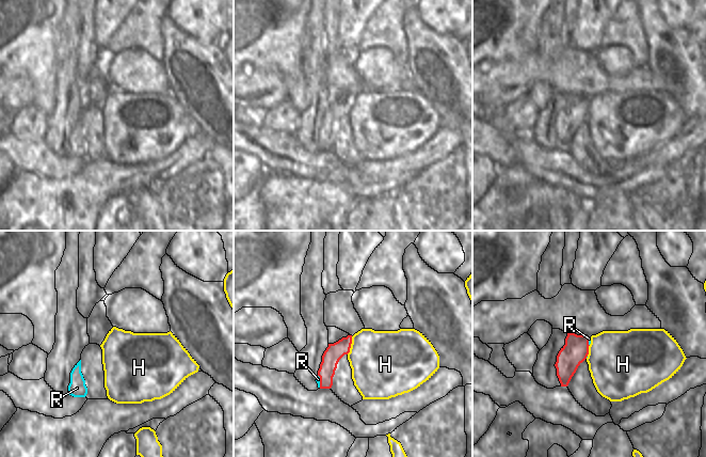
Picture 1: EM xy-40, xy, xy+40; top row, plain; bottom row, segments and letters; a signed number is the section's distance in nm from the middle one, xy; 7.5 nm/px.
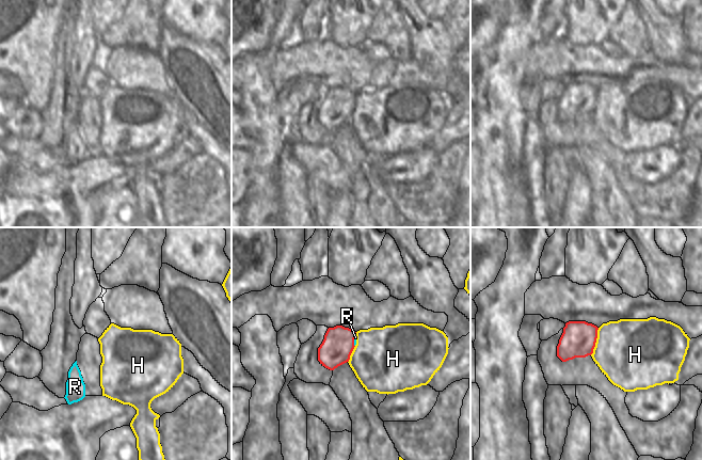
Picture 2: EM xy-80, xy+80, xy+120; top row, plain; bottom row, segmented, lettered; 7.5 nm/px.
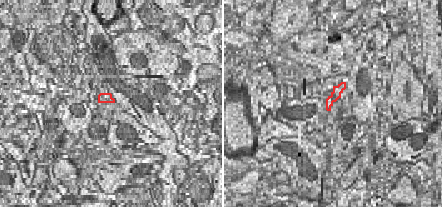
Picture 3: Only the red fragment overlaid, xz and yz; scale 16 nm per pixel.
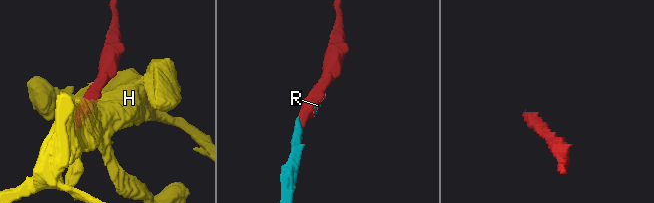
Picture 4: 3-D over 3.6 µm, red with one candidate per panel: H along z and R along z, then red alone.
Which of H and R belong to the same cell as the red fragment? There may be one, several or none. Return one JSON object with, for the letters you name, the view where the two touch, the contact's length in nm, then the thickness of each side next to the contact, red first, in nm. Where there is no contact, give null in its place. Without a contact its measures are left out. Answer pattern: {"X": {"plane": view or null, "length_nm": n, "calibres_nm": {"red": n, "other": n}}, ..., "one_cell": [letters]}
{"R": {"plane": "xy", "length_nm": 100, "calibres_nm": {"red": 140, "other": 30}}, "one_cell": ["R"]}

